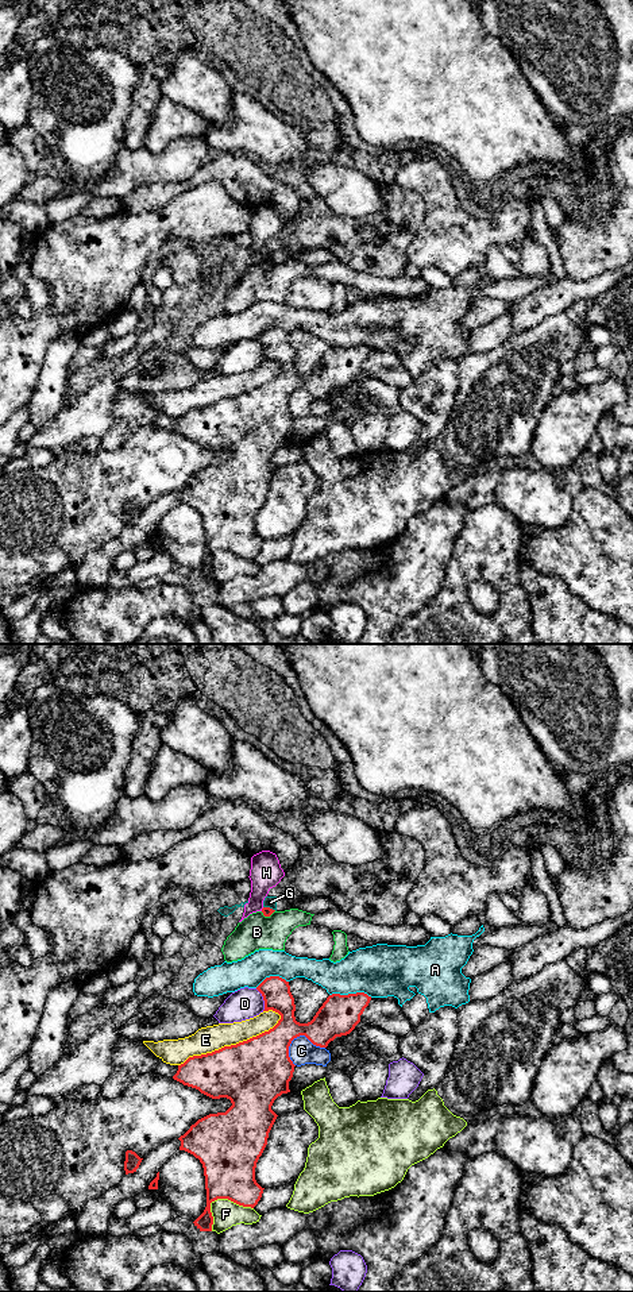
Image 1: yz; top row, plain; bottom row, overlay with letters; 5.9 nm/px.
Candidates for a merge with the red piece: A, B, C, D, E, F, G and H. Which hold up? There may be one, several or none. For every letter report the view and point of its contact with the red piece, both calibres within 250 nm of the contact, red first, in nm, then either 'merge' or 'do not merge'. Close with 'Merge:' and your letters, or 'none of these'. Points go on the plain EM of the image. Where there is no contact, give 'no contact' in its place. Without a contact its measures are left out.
A: yz (351, 346) | 240/320 nm | do not merge
B: yz (267, 267) | 60/220 nm | do not merge
C: yz (300, 386) | 280/160 nm | do not merge
D: yz (263, 351) | 170/190 nm | do not merge
E: yz (231, 397) | 400/160 nm | do not merge
F: yz (217, 550) | 320/160 nm | do not merge
G: yz (269, 259) | 60/70 nm | do not merge
H: yz (262, 261) | 60/190 nm | do not merge
Merge: none of these

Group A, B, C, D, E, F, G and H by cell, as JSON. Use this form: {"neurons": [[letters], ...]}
{"neurons": [["A"], ["B"], ["C"], ["D"], ["E"], ["F"], ["G"], ["H"]]}

